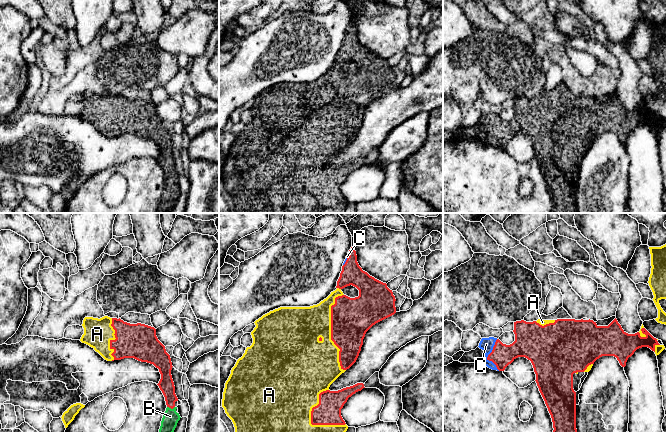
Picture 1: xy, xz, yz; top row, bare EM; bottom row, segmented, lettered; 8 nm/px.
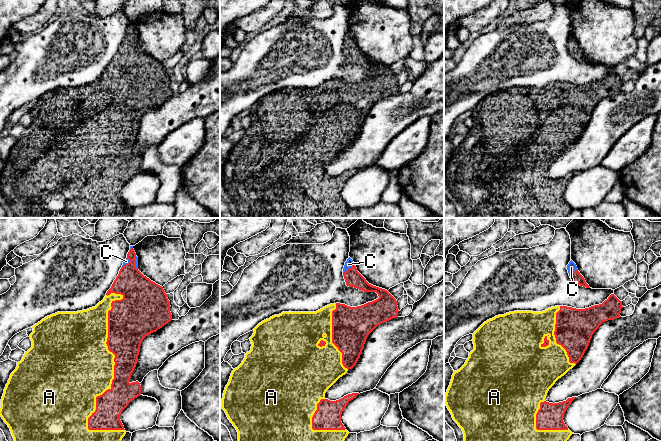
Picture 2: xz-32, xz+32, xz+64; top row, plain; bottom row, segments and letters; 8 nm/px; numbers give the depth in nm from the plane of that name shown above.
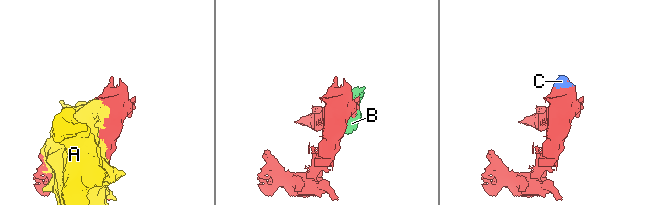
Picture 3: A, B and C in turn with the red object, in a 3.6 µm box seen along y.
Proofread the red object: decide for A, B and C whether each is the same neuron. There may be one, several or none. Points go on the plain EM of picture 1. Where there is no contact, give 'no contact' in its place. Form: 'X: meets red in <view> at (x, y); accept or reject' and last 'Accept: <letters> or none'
A: meets red in xz at (331, 107); accept
B: meets red in xy at (171, 184); accept
C: meets red in yz at (488, 131); accept
Accept: A, B, C

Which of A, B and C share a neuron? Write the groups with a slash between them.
A B C

